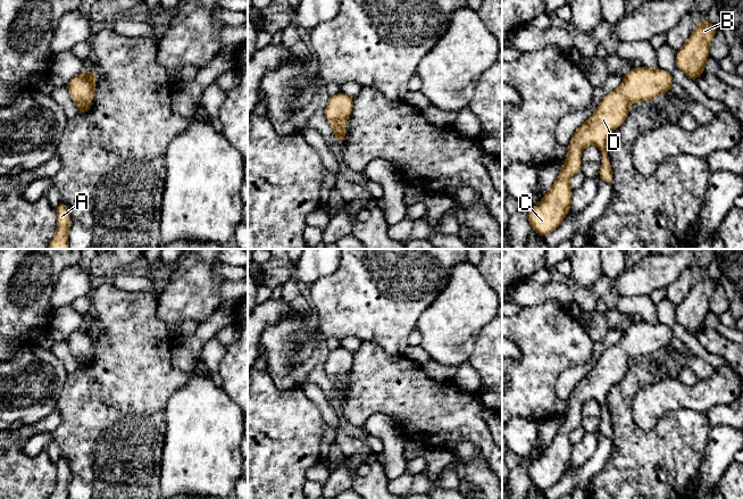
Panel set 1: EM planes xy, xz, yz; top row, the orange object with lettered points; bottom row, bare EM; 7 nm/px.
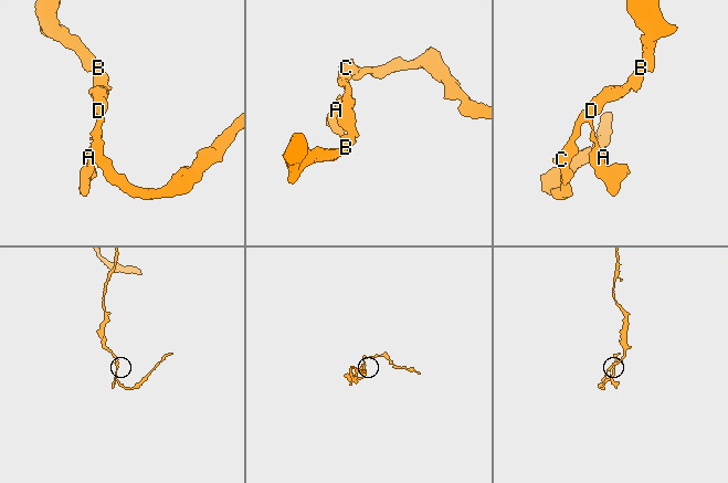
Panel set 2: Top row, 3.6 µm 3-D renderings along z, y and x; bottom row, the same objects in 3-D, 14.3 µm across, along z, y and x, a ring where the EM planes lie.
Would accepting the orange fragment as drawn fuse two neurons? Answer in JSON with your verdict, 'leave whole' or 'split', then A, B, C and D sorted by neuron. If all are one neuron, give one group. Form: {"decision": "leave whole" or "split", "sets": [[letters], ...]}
{"decision": "leave whole", "sets": [["A", "B", "C", "D"]]}

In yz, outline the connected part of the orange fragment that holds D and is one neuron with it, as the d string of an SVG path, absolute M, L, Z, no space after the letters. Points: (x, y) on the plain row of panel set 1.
M645 321L631 324L621 340L608 348L592 371L574 388L568 399L568 410L563 422L551 443L542 455L531 464L528 477L532 484L542 492L554 485L568 468L573 444L569 434L581 426L581 409L588 399L599 401L603 417L600 421L600 433L612 440L613 430L607 405L608 390L626 374L629 360L640 356L651 356L669 347L674 339L670 327Z

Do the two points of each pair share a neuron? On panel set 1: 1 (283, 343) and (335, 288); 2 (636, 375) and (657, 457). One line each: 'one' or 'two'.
1: two
2: one

